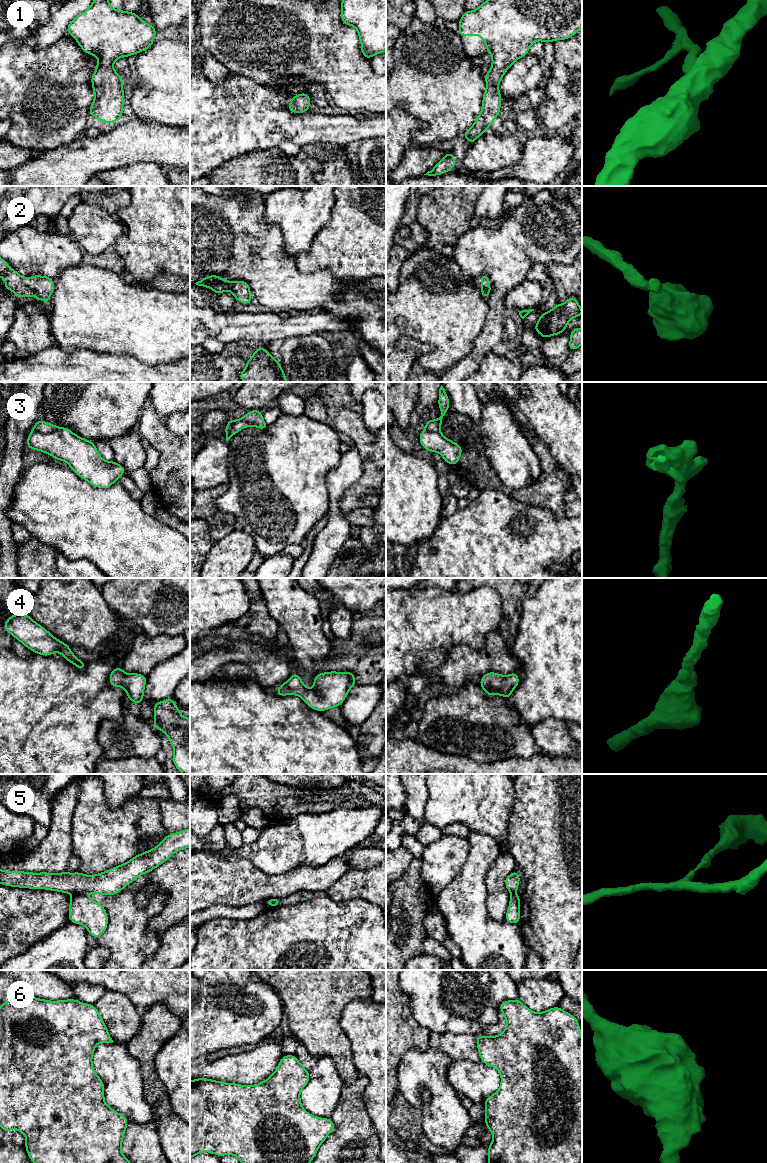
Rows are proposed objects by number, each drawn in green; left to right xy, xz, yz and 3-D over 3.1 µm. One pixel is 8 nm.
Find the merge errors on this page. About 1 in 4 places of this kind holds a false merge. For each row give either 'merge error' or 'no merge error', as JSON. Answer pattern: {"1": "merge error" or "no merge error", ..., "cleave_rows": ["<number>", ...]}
{"1": "no merge error", "2": "no merge error", "3": "merge error", "4": "no merge error", "5": "merge error", "6": "no merge error", "cleave_rows": ["3", "5"]}

